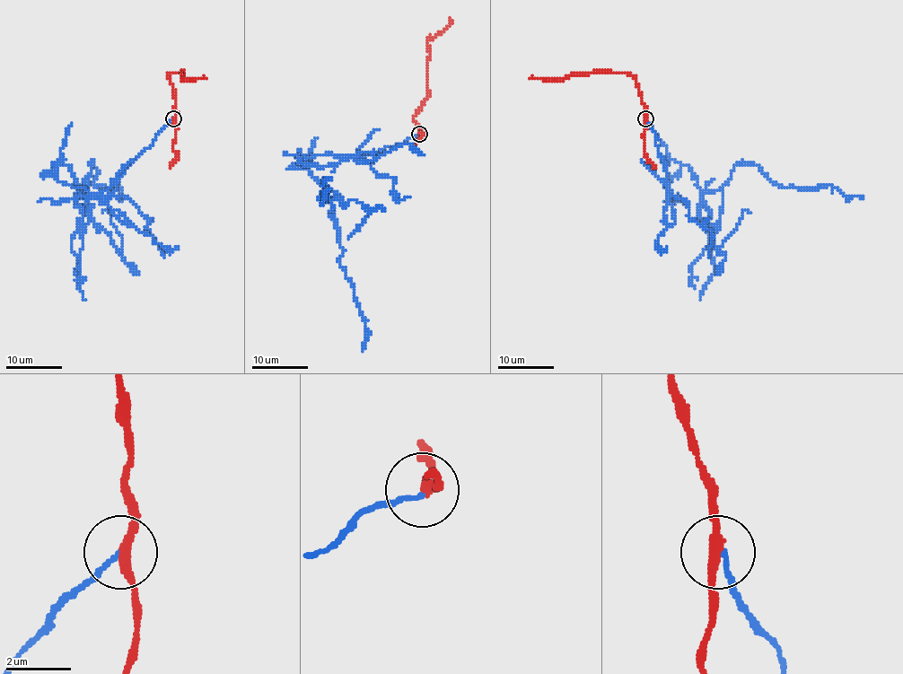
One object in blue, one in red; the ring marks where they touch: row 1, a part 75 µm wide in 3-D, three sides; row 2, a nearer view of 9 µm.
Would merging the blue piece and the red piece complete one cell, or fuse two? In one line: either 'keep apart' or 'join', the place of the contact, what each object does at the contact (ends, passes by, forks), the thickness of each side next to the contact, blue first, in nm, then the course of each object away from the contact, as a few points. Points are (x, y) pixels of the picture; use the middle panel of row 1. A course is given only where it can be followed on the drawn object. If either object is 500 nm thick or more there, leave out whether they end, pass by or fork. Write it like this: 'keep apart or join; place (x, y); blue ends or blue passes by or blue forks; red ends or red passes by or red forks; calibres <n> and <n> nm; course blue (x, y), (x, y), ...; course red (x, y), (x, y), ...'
keep apart; place (419, 134); blue ends; red passes by; calibres 140 and 260 nm; course blue (419, 135), (363, 157), (302, 157), (325, 188), (337, 222), (337, 259), (369, 332), (362, 352); course red (419, 135), (421, 129), (414, 119), (415, 112), (427, 95), (427, 40), (442, 32), (449, 25), (450, 18)

